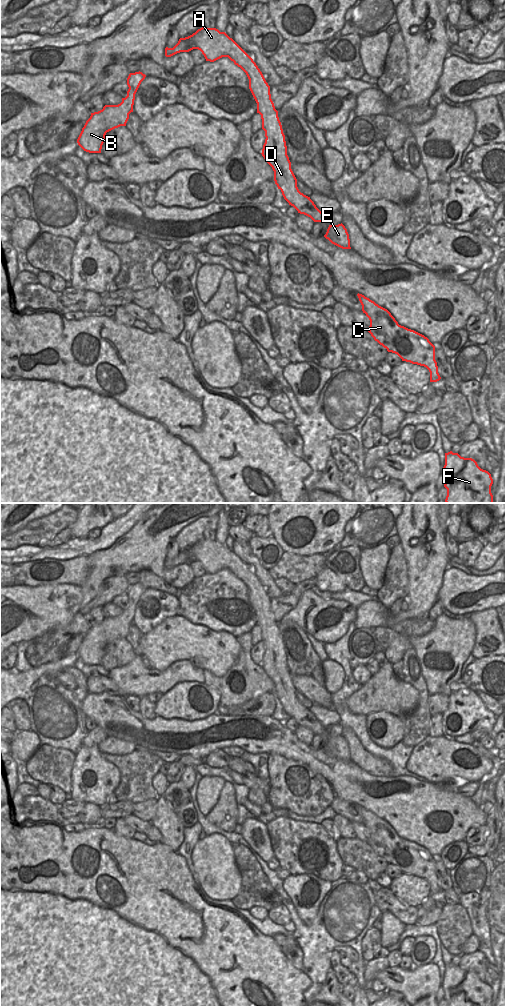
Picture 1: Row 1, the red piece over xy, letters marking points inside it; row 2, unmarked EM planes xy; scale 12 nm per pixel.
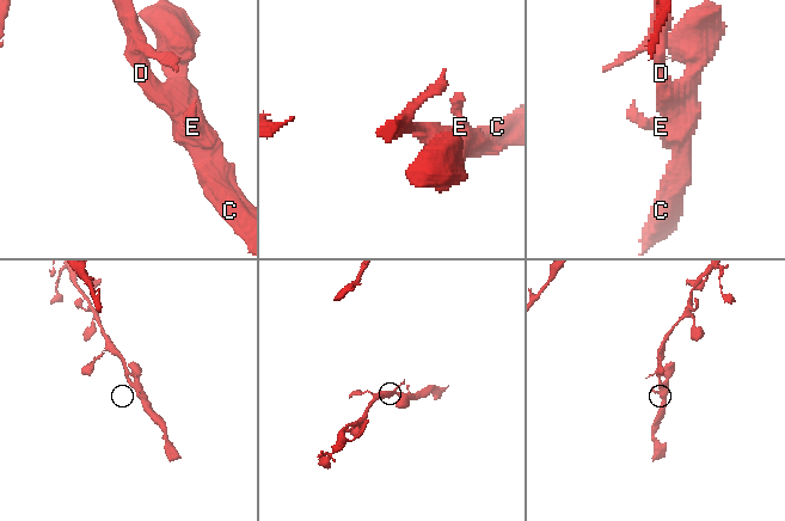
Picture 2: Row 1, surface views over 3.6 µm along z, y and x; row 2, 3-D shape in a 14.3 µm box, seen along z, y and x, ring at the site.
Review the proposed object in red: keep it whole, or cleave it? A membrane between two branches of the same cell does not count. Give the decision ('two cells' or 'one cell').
one cell

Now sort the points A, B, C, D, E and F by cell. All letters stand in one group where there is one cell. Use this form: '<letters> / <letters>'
A B C D E F

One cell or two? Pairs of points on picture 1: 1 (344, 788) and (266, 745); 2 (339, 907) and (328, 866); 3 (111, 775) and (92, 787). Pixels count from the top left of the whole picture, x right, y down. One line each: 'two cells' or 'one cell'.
1: one cell
2: two cells
3: one cell

